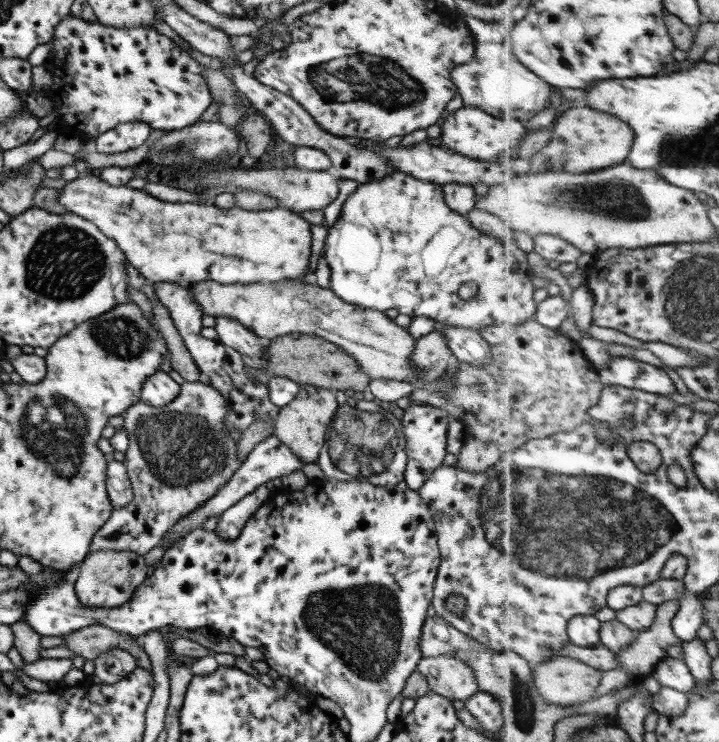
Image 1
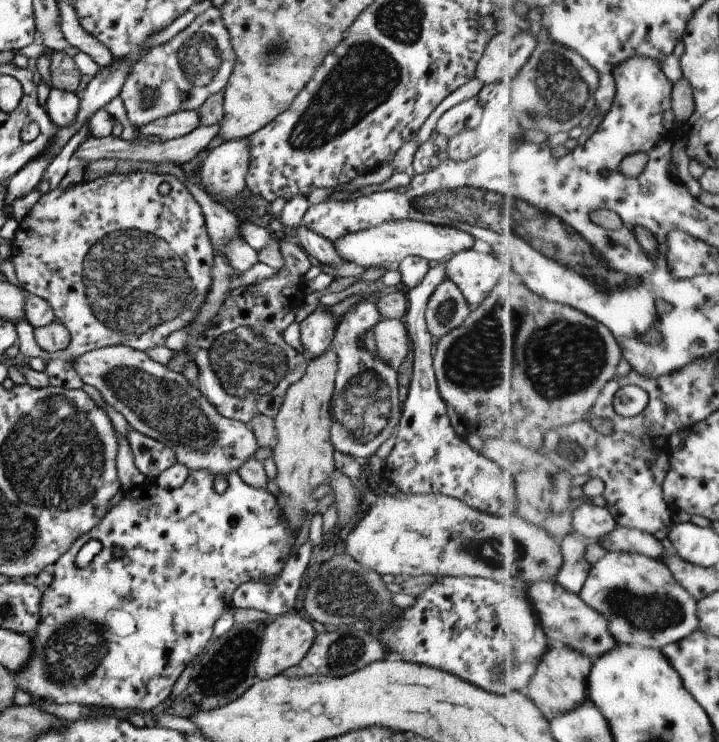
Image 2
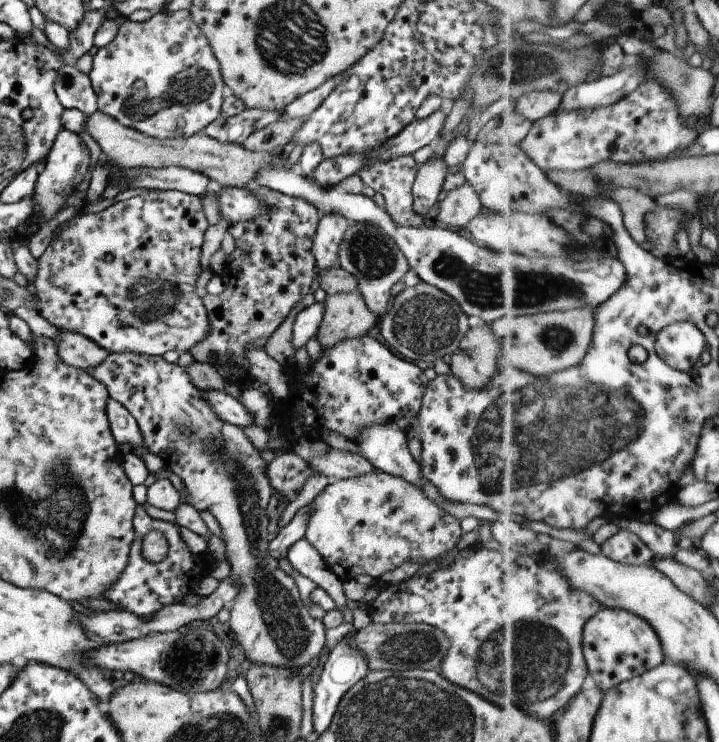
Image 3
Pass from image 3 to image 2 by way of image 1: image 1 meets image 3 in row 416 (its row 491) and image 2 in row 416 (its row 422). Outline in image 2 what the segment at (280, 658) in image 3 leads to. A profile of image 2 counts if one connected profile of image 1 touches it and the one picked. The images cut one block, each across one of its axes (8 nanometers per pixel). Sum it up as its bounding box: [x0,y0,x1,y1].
[69,346,259,494]

